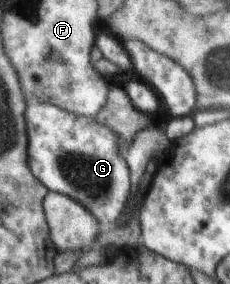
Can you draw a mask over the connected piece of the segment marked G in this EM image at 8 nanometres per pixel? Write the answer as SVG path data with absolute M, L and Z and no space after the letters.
M31 101L29 109L25 109L25 123L28 125L29 165L32 172L40 178L51 191L67 193L81 201L97 217L102 229L116 226L117 219L125 212L125 205L129 202L131 193L131 170L123 153L119 153L120 137L109 127L95 118L80 116L61 109L61 106L51 105L49 102Z

